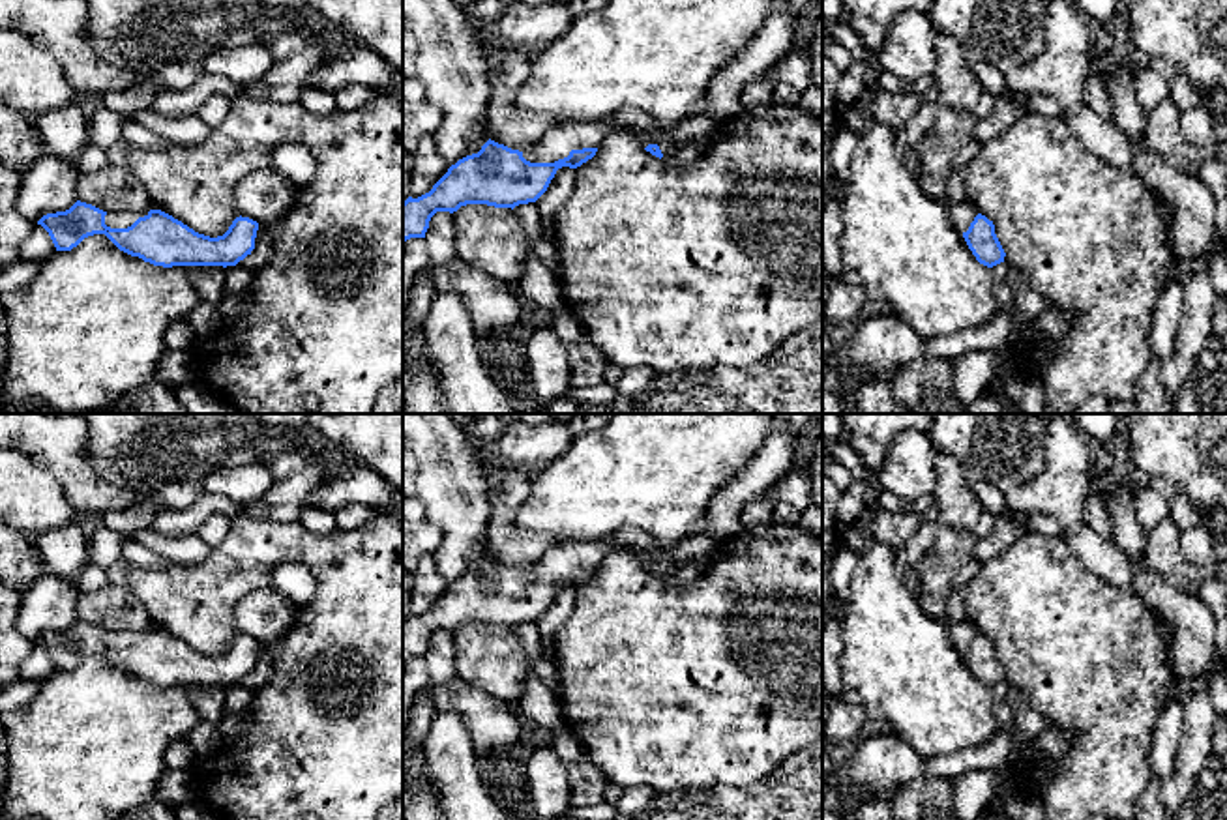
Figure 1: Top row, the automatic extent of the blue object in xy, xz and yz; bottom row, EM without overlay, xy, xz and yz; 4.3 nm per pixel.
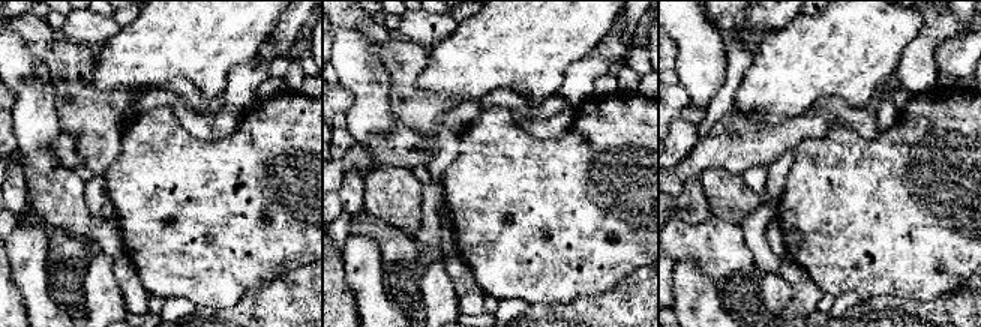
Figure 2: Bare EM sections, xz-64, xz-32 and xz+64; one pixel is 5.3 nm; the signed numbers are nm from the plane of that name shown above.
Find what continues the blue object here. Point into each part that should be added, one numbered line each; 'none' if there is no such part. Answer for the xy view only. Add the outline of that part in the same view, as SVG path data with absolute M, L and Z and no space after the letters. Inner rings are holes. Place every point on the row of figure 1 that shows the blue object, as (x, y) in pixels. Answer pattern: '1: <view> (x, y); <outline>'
1: xy (118, 219); M142 210L142 212L114 212L114 213L107 213L105 215L105 225L111 228L127 228L131 227L139 217L148 215L150 210Z

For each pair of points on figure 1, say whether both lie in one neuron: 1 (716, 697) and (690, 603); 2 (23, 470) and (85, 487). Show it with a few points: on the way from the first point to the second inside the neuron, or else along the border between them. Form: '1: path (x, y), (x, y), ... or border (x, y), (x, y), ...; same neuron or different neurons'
1: path (694, 674), (690, 667), (690, 626); same neuron
2: border (23, 452), (30, 453), (55, 476), (81, 517); different neurons

